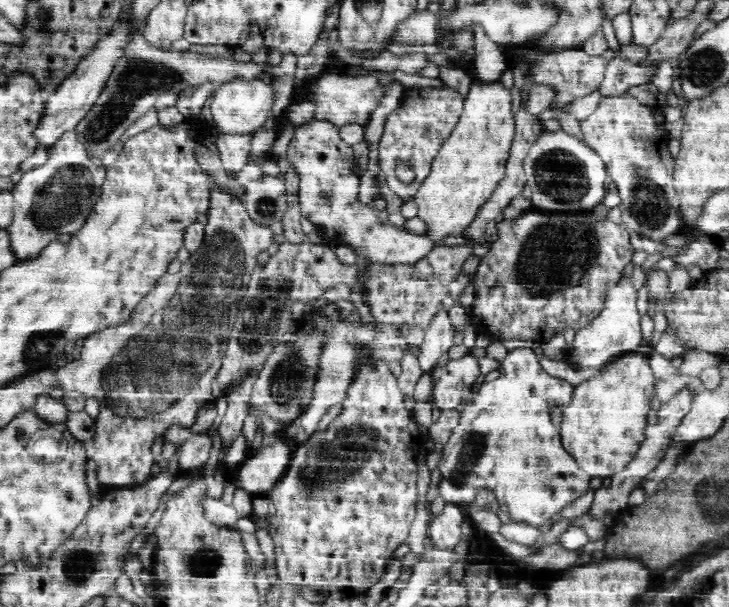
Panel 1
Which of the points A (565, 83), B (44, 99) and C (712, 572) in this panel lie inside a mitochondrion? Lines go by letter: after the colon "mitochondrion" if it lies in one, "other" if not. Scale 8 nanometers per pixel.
A: other
B: other
C: other

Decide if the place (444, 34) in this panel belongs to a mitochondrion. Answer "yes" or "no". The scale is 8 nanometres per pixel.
no

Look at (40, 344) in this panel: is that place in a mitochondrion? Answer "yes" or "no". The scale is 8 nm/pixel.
yes

